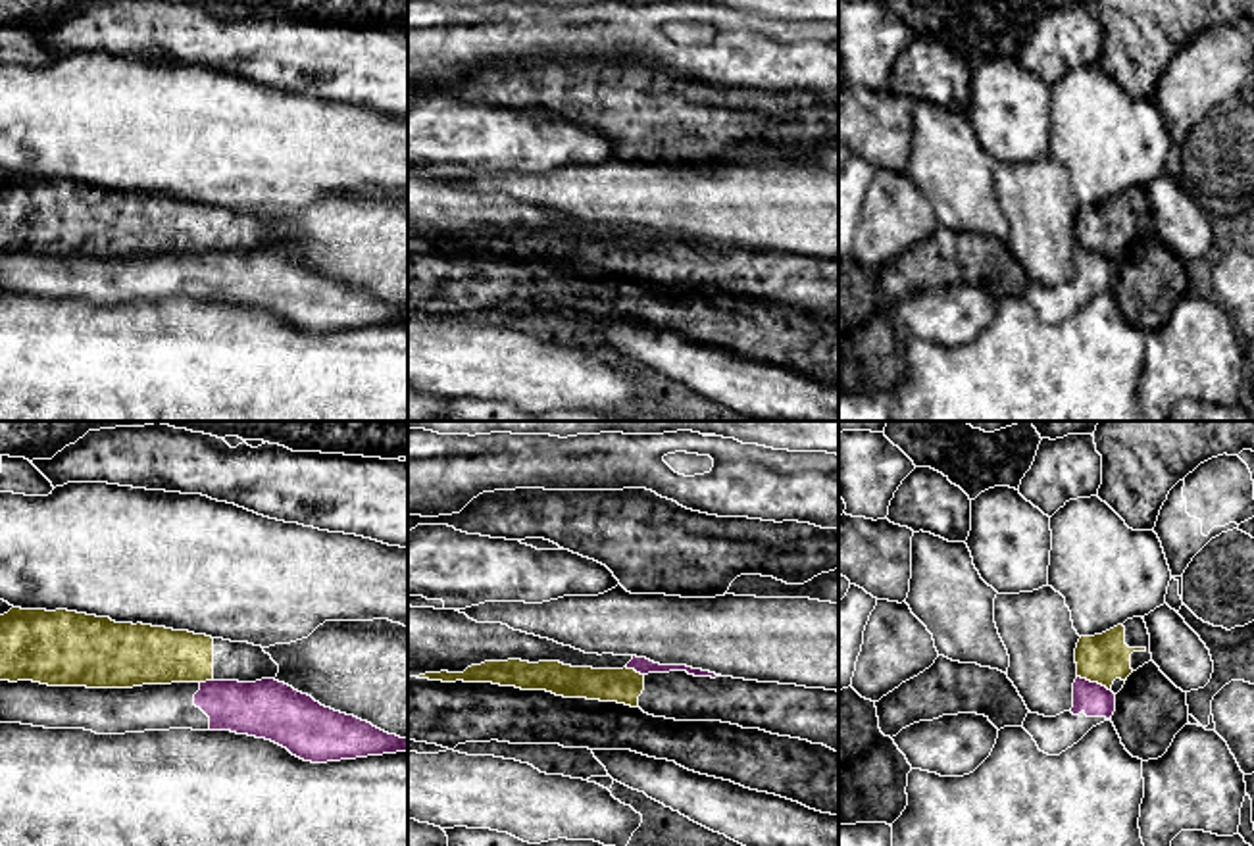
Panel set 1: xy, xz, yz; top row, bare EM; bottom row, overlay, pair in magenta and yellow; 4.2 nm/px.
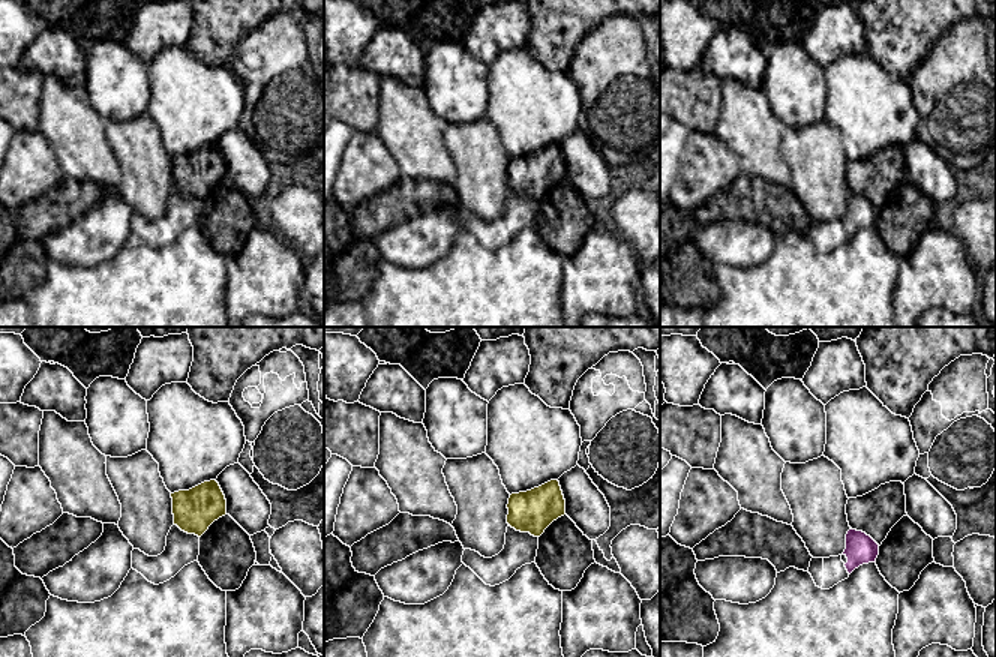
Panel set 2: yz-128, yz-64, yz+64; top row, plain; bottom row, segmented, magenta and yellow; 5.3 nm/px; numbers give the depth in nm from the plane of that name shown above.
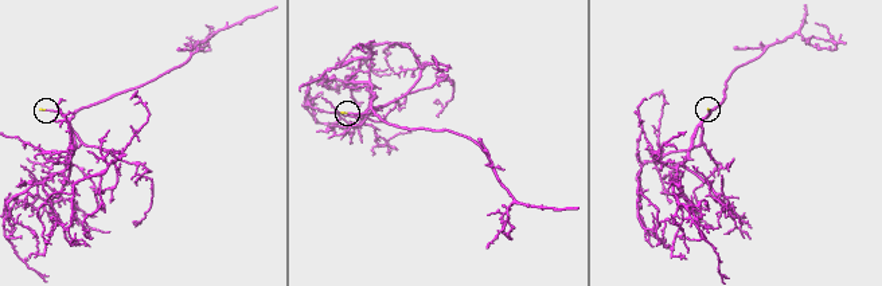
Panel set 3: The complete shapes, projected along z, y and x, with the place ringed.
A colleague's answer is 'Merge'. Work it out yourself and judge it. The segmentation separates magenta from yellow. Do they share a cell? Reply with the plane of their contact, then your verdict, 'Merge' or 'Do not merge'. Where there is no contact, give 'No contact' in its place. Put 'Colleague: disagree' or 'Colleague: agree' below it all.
Touches magenta in yz. Do not merge
Colleague: disagree

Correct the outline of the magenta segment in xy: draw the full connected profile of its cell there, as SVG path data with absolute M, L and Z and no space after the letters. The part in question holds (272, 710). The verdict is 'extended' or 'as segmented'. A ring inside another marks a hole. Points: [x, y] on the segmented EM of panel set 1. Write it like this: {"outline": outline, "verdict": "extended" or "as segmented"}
{"outline": "M275 679L133 688L0 681L0 723L85 729L96 734L169 729L231 731L271 740L312 763L408 752L408 738L325 708Z", "verdict": "extended"}

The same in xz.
{"outline": "M408 606L408 677L440 671L464 673L471 665L508 659L560 661L592 669L627 667L640 675L687 671L694 677L721 677L687 665L660 665L637 656L585 654L502 623L477 623L456 610Z", "verdict": "extended"}

